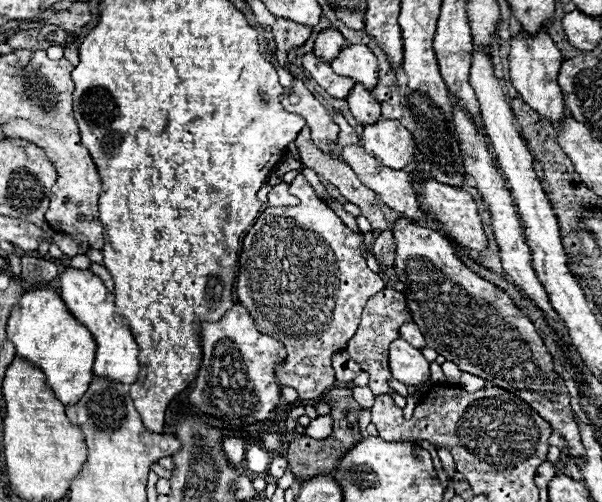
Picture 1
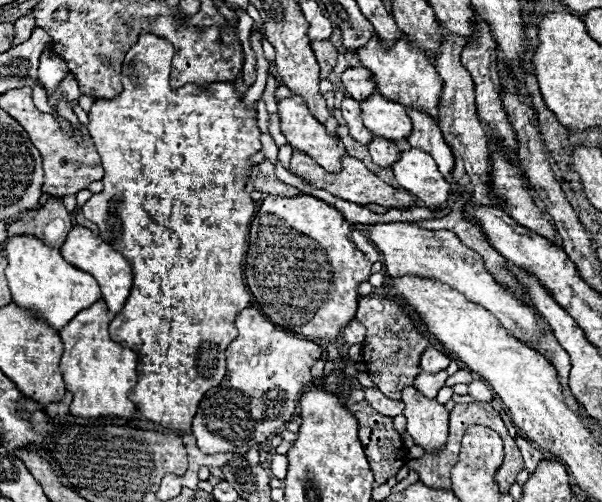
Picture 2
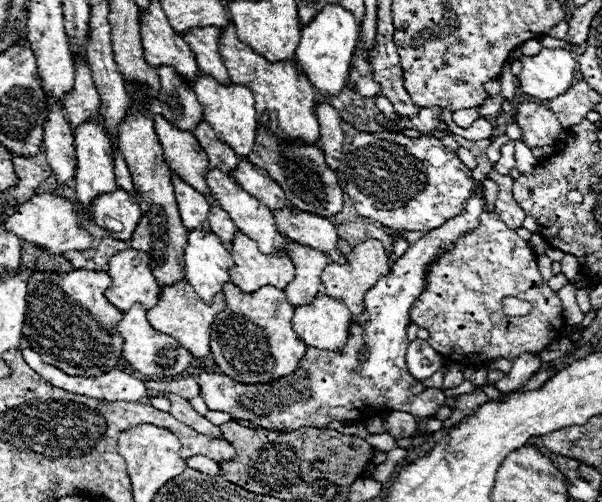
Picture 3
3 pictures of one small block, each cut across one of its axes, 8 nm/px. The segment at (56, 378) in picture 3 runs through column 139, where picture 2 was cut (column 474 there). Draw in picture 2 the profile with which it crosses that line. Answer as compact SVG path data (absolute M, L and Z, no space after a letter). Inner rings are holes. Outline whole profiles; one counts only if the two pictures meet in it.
M480 378L472 380L472 382L468 384L468 388L470 388L468 394L470 394L474 400L478 400L478 402L490 402L490 400L494 398L490 386L488 386L484 380L480 380Z

